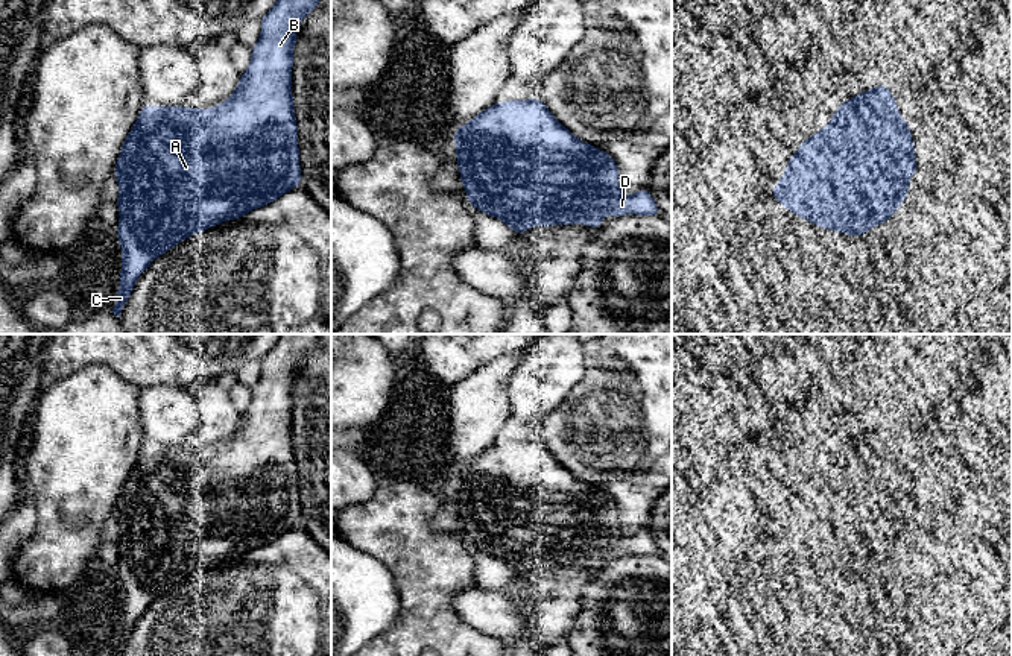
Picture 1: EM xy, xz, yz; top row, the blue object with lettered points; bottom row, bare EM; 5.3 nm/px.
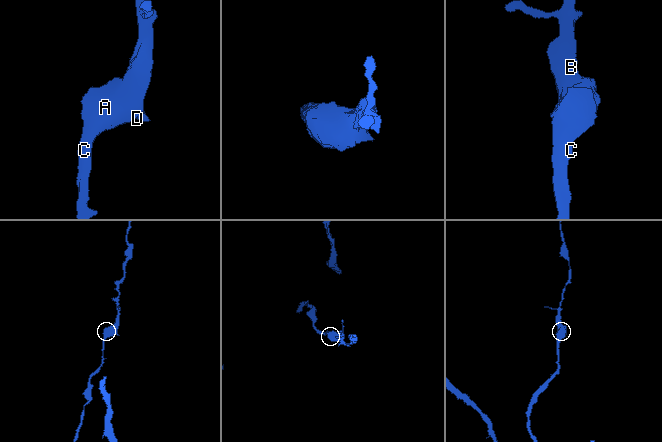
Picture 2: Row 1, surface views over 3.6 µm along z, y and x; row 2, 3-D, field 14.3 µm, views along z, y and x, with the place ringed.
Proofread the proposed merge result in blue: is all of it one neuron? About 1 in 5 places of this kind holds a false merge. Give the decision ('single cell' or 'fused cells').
single cell

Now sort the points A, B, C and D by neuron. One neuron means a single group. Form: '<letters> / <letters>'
A B C D

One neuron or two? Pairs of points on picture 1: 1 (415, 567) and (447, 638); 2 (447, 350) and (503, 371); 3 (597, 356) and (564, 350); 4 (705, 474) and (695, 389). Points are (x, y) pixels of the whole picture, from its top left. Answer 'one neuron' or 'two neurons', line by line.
1: one neuron
2: two neurons
3: two neurons
4: one neuron

